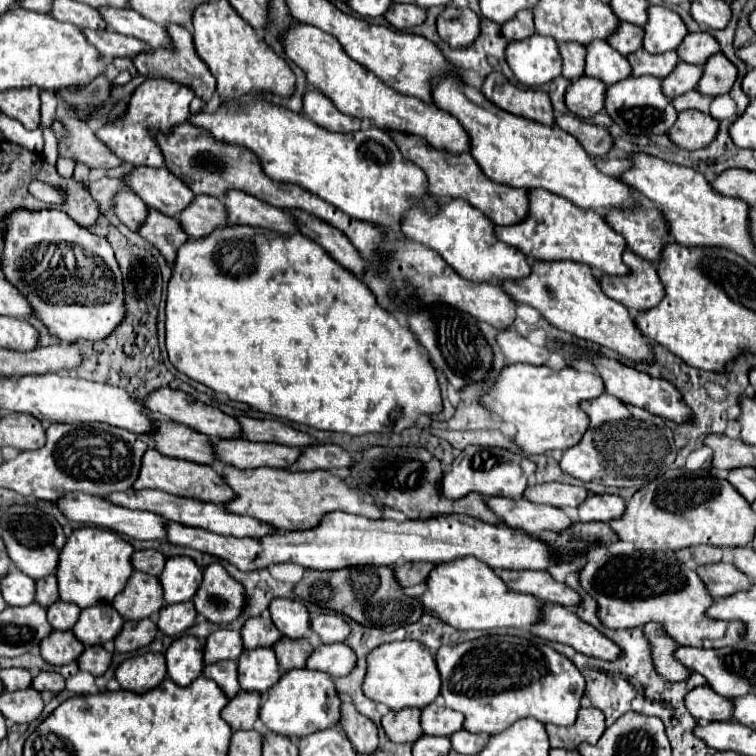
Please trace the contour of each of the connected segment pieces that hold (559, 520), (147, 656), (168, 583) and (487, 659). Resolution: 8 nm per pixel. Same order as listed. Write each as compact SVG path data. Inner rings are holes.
M491 497L487 501L489 509L505 521L505 525L513 529L525 529L525 533L537 535L541 531L565 531L573 525L573 519L567 517L561 509L531 503L525 497L519 499L505 499L505 497Z
M143 653L125 659L115 669L115 679L121 689L143 693L161 683L167 675L163 653Z
M173 555L167 559L163 573L159 575L165 603L181 603L193 599L201 585L201 569L193 559L185 555Z
M485 635L453 647L443 645L437 651L435 661L441 673L441 697L445 701L445 707L463 713L463 727L471 733L501 733L509 725L513 725L513 721L523 717L533 717L541 723L553 725L573 725L573 721L577 719L577 711L581 707L579 701L585 691L585 679L565 655L547 645L511 635Z

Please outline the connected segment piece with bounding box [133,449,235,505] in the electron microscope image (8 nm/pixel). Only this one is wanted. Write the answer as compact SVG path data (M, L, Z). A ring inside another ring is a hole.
M147 449L141 465L139 479L133 485L135 489L159 489L165 493L173 493L179 497L193 497L199 501L211 501L211 503L229 503L235 499L233 489L225 483L225 479L209 465L199 465L199 463L189 463L183 459L171 459L161 455L155 449Z

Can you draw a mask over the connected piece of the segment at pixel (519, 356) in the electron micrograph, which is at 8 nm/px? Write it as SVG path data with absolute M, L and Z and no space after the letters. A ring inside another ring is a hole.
M513 329L501 331L497 343L509 363L531 363L531 365L545 365L549 361L549 349L529 343L523 335Z

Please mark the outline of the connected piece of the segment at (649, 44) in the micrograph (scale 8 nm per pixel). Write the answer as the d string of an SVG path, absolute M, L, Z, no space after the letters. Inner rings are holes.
M649 5L647 23L643 31L645 31L643 49L657 55L657 53L677 49L677 45L681 43L681 37L685 37L687 33L687 27L675 11L667 7Z

